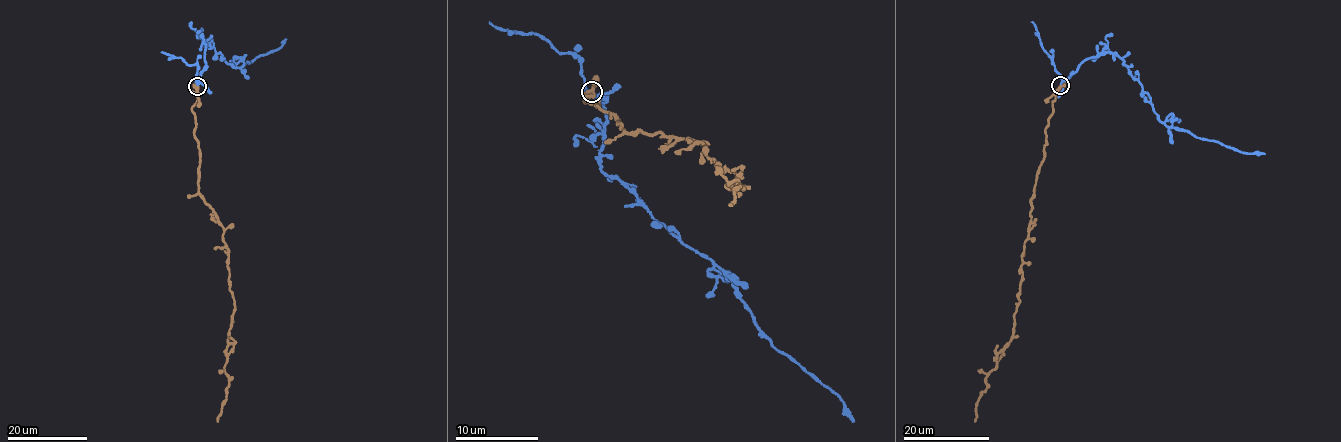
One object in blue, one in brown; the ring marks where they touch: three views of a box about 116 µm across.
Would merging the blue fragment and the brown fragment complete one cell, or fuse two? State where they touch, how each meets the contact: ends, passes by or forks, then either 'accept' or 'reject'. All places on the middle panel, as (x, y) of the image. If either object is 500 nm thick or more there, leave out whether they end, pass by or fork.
at (591, 92); blue ends there; brown passes by; accept

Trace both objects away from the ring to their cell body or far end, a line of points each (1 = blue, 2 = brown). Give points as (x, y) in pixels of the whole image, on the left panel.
1: (197, 86), (206, 64), (205, 49), (198, 36), (223, 60), (240, 68), (281, 47), (286, 39)
2: (197, 87), (192, 108), (200, 149), (199, 195), (223, 228), (235, 302), (225, 353), (229, 383), (218, 422)

